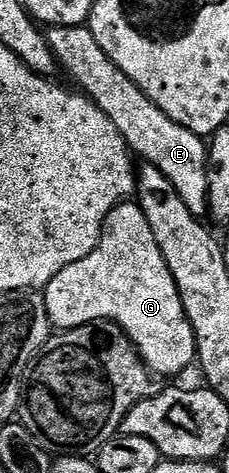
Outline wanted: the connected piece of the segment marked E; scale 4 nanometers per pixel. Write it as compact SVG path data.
M88 25L51 26L47 37L60 69L66 70L77 81L76 89L91 99L109 117L111 124L115 124L115 128L119 128L123 140L138 159L145 158L141 160L159 168L159 172L175 184L175 192L179 192L183 204L191 208L193 215L204 219L209 214L209 151L206 139L183 128L183 124L175 124L171 116L163 113L113 63L111 56L99 48L99 40L95 40Z

